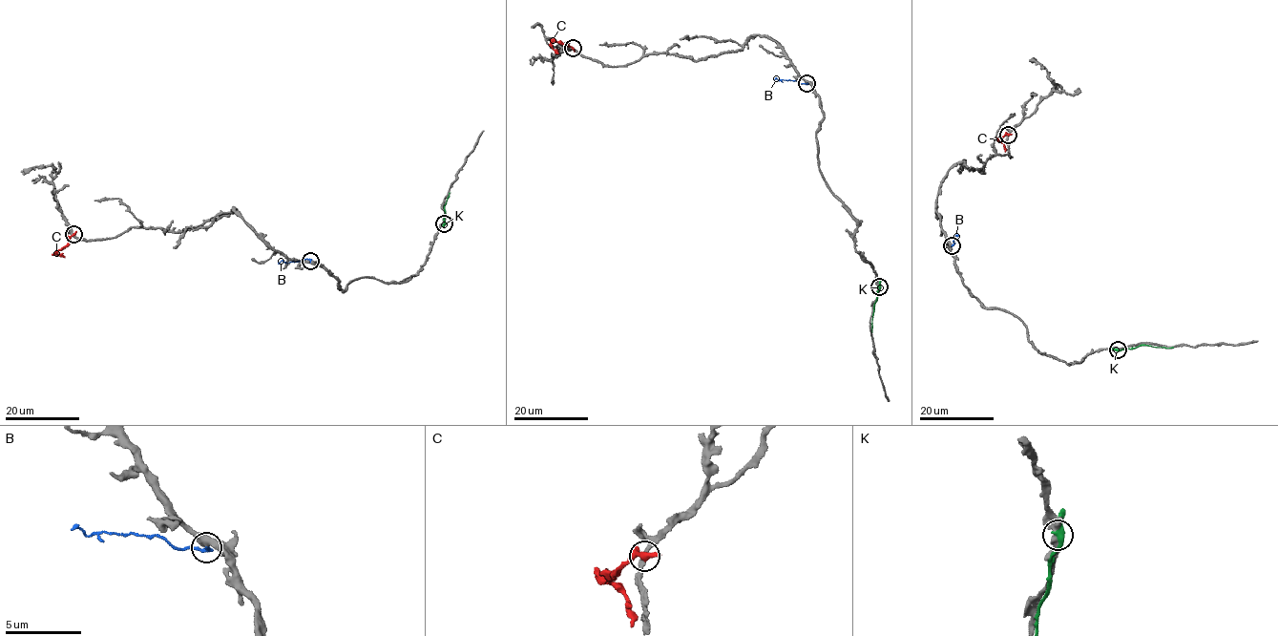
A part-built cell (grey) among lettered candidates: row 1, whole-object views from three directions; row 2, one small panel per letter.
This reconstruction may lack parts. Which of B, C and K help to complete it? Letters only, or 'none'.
none

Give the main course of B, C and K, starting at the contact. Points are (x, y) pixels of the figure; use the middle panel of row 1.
B: (806, 83), (775, 77)
C: (572, 48), (553, 42), (552, 45), (557, 53)
K: (879, 286), (872, 331)

